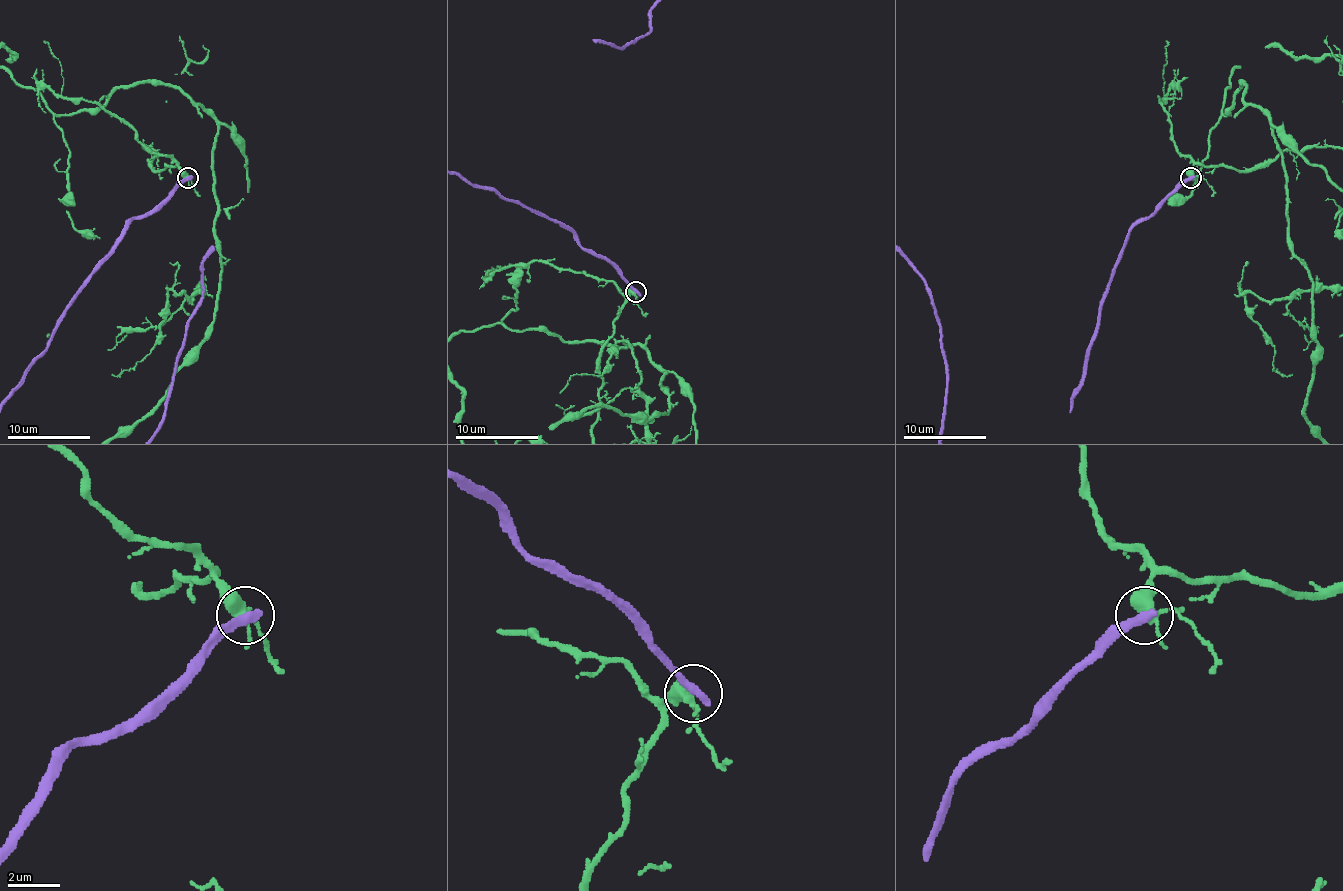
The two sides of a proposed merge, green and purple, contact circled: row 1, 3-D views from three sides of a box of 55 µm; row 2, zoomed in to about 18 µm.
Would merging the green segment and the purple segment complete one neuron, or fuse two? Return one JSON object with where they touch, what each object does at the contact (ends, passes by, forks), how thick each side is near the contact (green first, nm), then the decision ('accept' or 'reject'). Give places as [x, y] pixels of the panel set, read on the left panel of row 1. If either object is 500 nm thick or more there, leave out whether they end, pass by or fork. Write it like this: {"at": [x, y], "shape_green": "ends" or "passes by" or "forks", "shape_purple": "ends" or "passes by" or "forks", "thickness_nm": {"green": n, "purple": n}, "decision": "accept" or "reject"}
{"at": [187, 177], "shape_green": "forks", "shape_purple": "ends", "thickness_nm": {"green": 300, "purple": 440}, "decision": "reject"}

